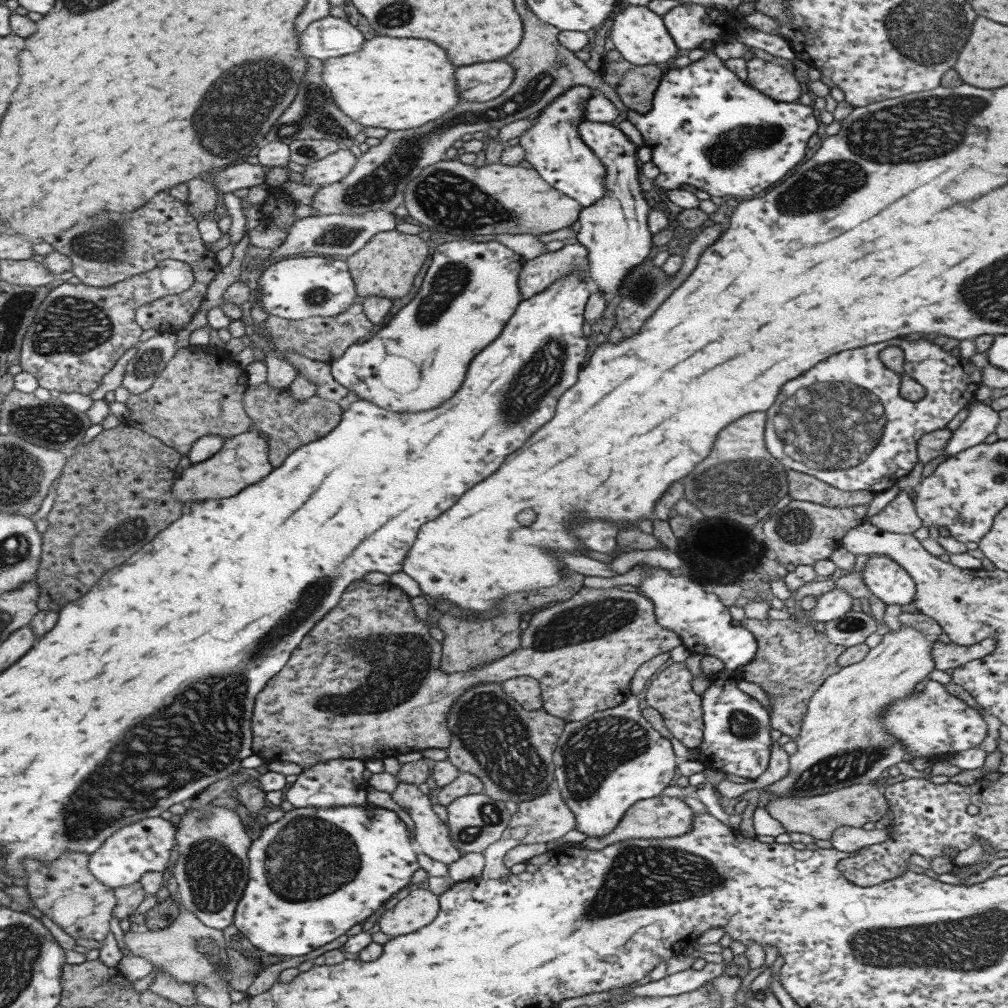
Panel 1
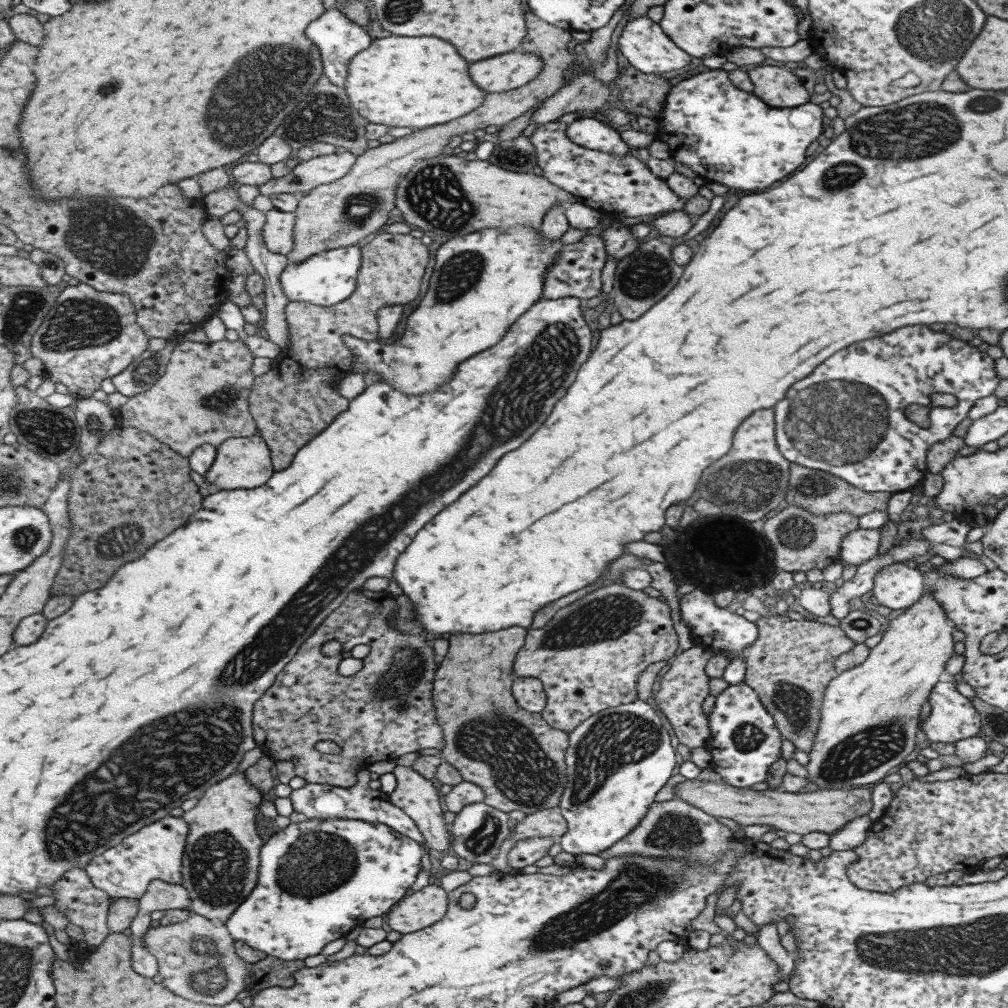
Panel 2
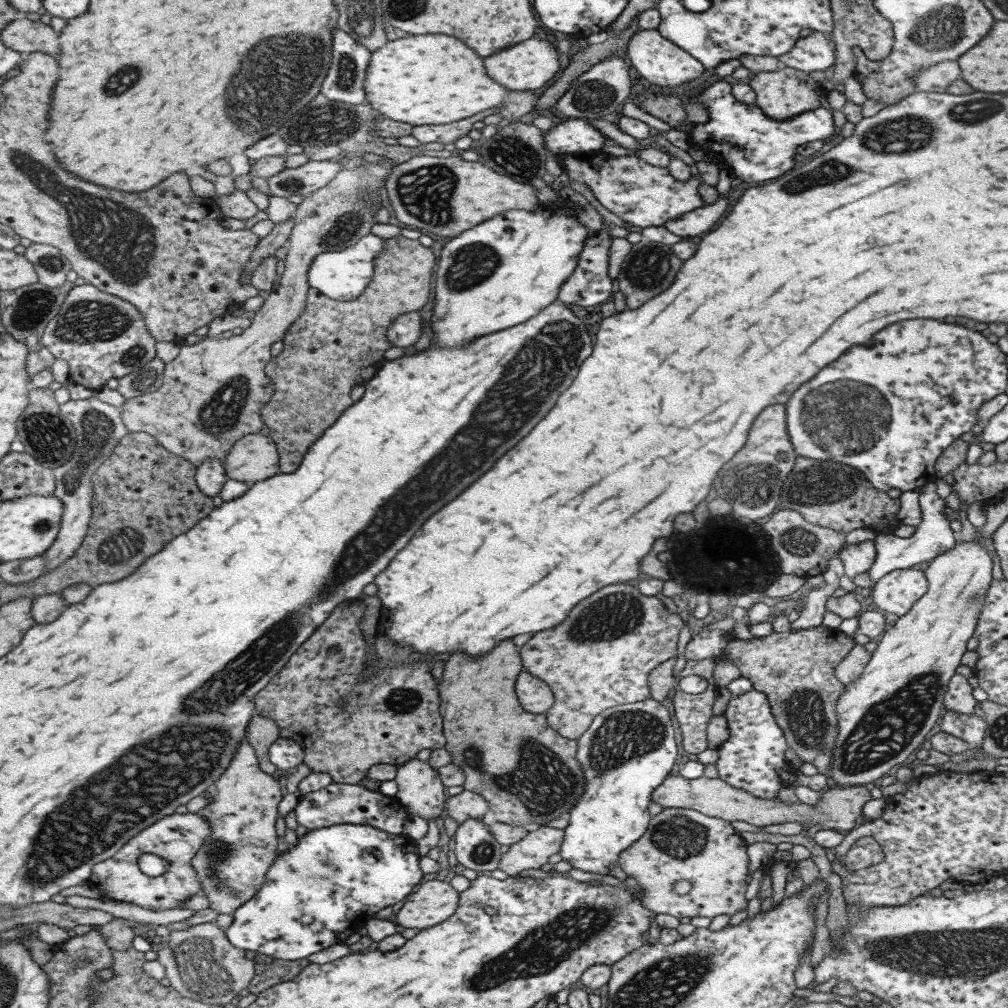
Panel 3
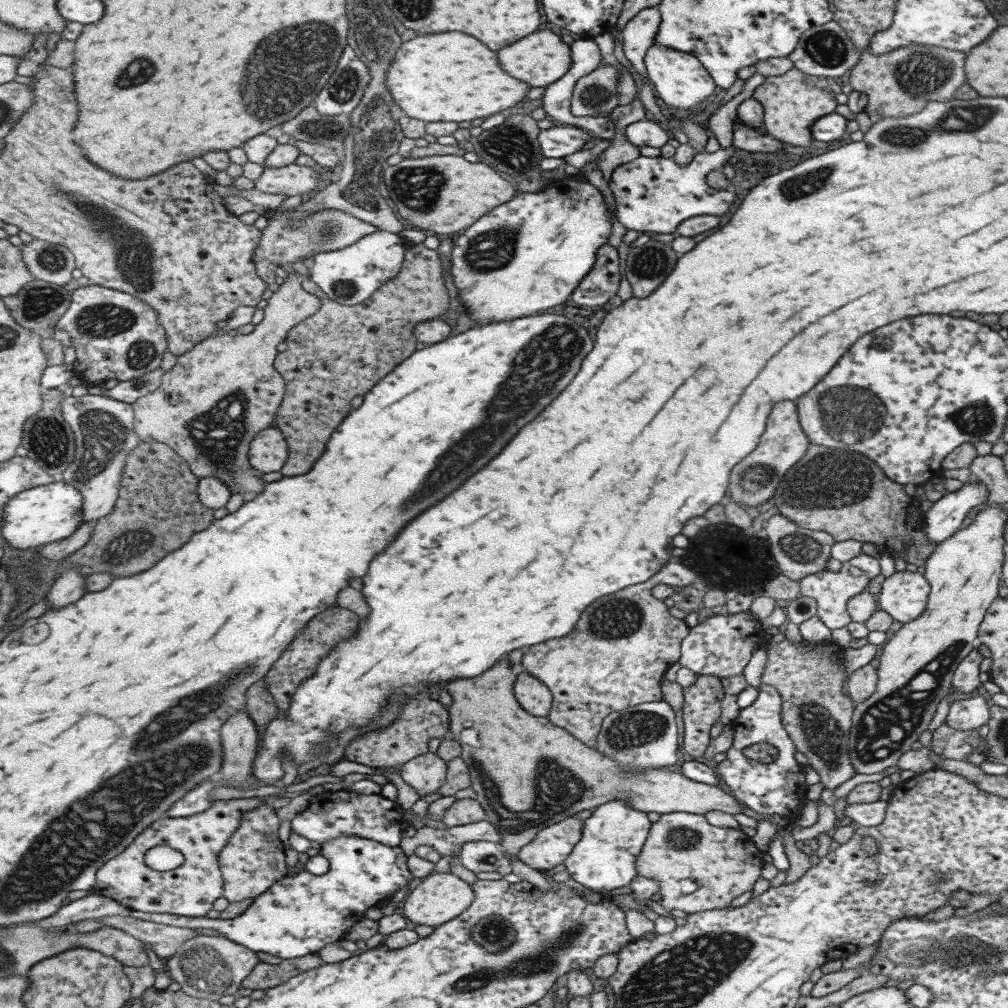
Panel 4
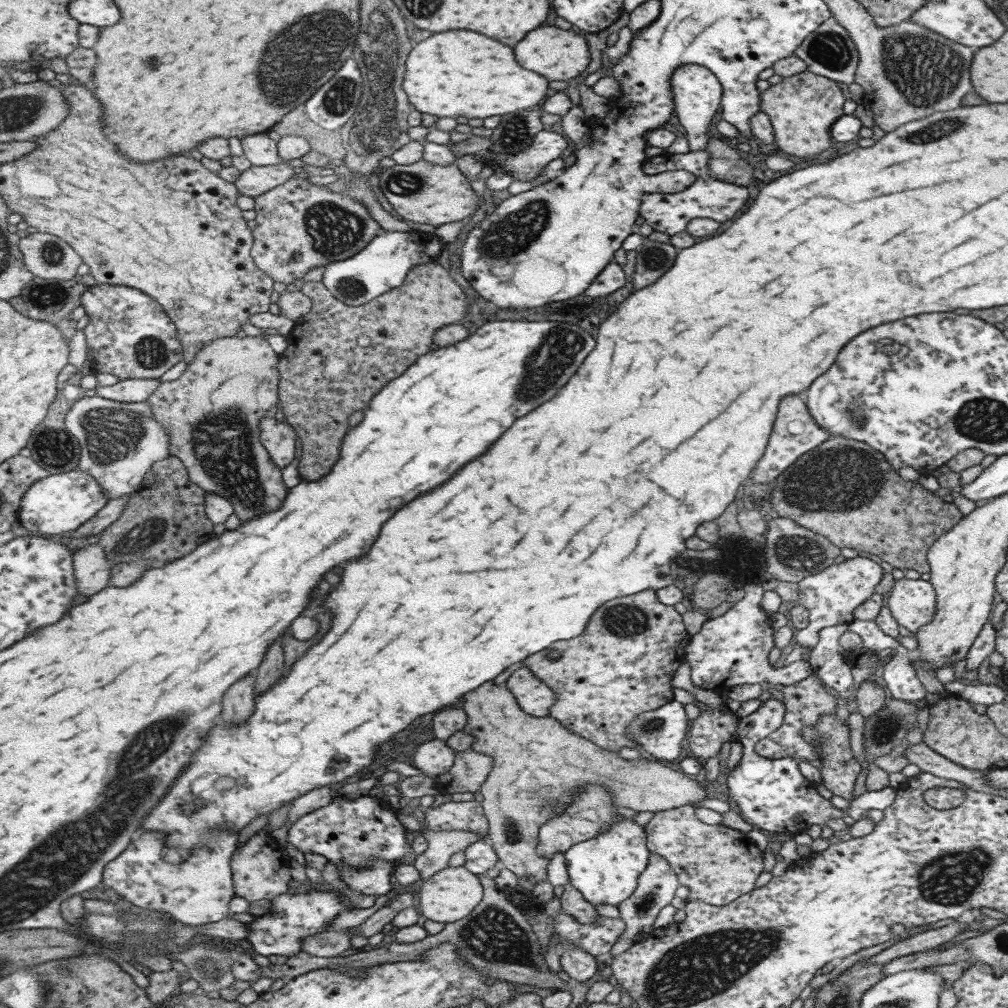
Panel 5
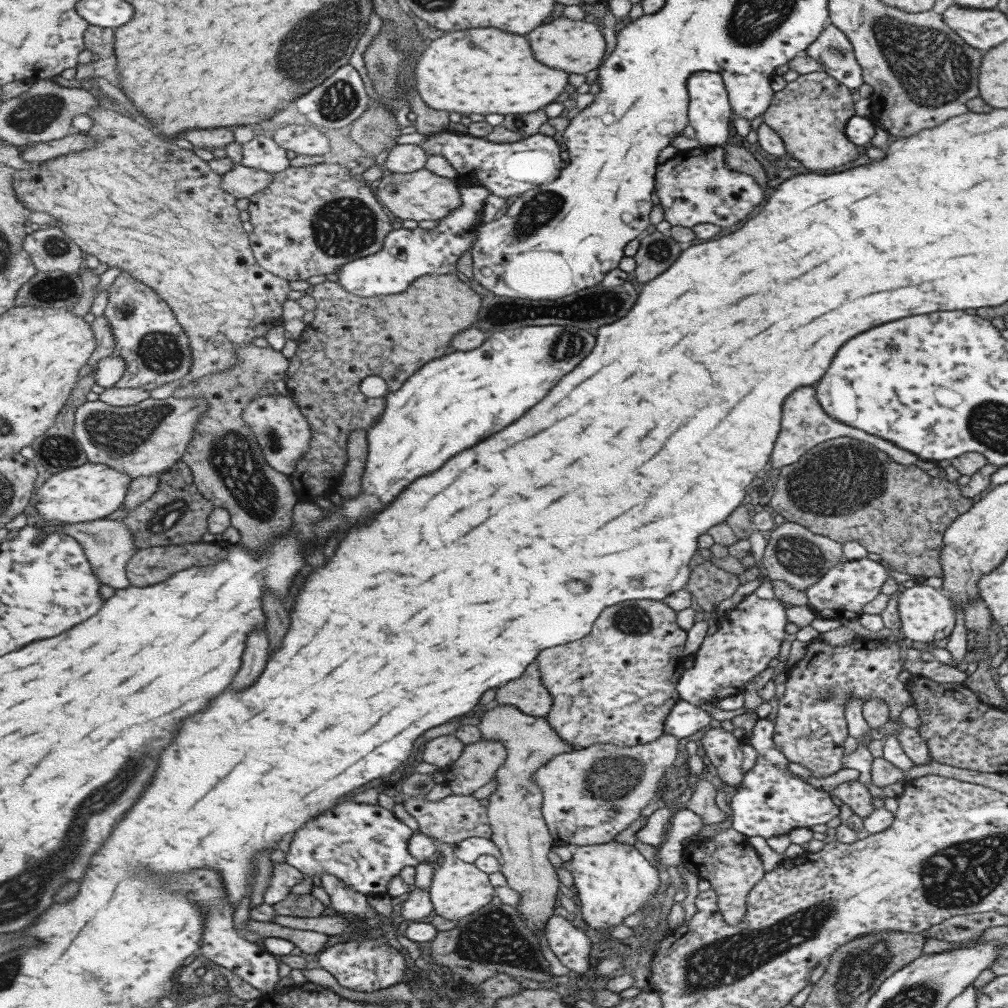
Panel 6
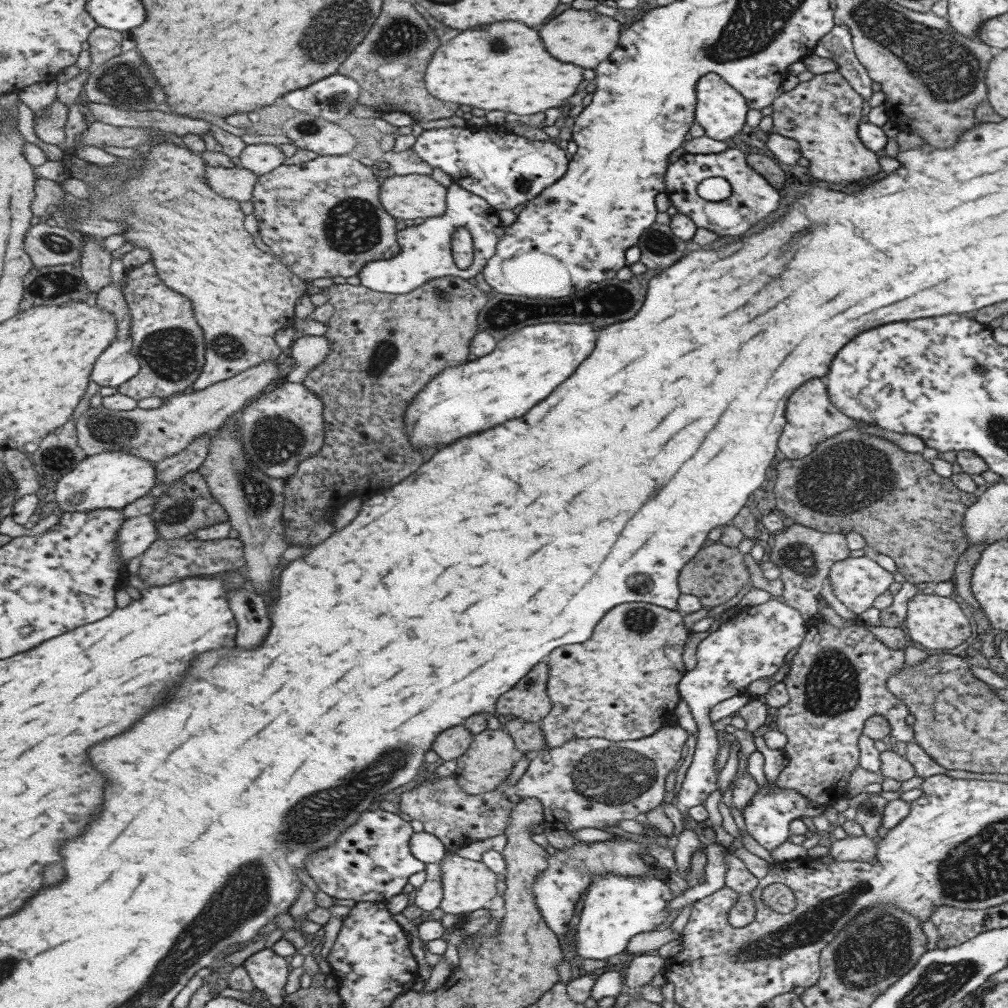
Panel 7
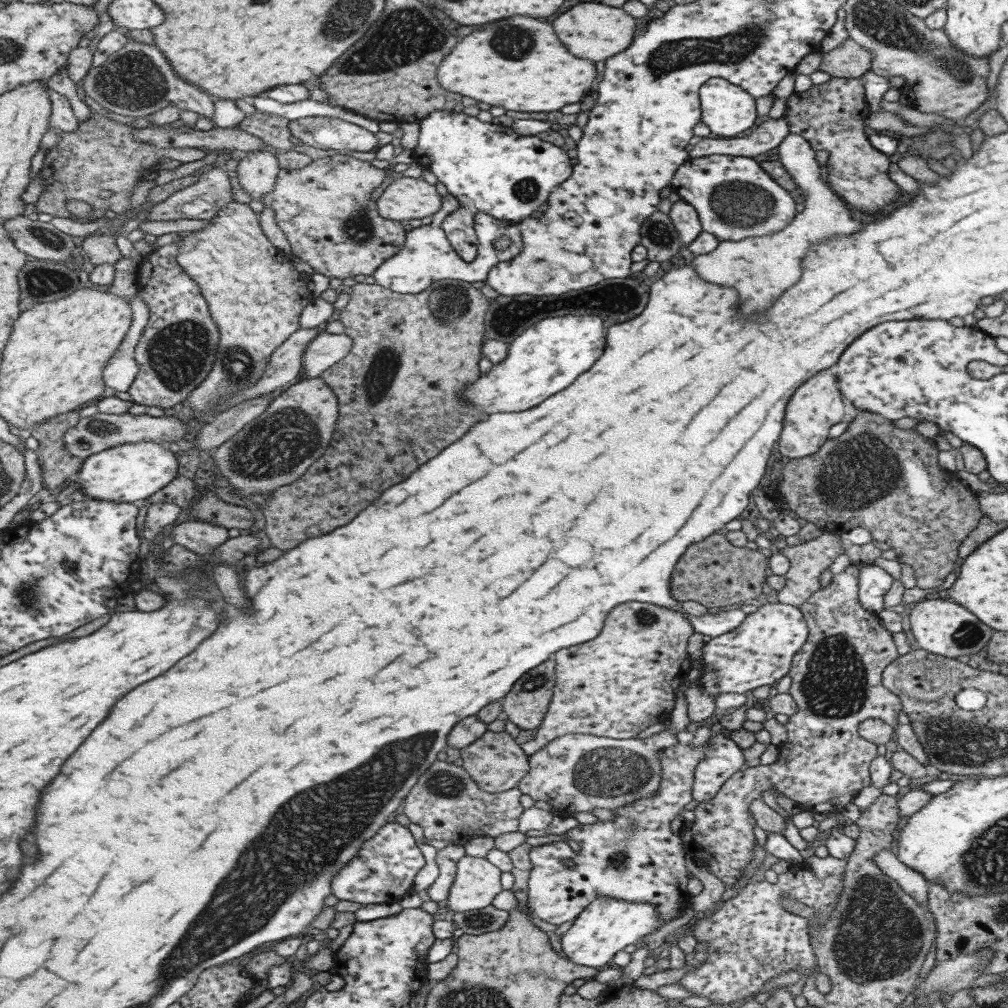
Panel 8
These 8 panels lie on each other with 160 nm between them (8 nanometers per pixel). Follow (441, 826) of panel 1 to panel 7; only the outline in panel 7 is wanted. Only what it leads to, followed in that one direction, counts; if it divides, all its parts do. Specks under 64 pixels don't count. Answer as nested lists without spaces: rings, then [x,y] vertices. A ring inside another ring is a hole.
[[[462,724],[455,725],[438,734],[433,739],[430,749],[443,761],[453,760],[467,750],[472,736]]]

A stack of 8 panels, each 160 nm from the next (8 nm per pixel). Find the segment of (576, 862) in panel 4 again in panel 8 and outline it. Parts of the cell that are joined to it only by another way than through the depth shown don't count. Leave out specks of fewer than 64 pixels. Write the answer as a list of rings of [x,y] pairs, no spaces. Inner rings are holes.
[[[599,897],[590,903],[560,936],[561,952],[565,954],[565,959],[579,966],[595,969],[605,966],[611,962],[615,952],[629,950],[642,936],[659,927],[657,912],[651,904],[629,904],[630,902],[617,901],[611,897]]]

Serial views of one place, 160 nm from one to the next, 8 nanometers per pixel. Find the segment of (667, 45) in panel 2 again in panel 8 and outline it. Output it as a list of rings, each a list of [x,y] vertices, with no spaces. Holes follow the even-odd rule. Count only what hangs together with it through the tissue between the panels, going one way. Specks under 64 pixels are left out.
[[[713,77],[704,82],[698,90],[700,121],[710,130],[711,136],[729,138],[745,134],[755,122],[756,106],[754,98],[729,81]]]

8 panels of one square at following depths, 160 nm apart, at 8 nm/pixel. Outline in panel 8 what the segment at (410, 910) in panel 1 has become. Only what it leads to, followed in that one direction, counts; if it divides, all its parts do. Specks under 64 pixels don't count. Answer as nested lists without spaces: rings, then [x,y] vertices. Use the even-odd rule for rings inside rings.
[[[461,857],[448,890],[447,910],[457,913],[490,906],[493,897],[501,891],[500,873],[484,858]]]

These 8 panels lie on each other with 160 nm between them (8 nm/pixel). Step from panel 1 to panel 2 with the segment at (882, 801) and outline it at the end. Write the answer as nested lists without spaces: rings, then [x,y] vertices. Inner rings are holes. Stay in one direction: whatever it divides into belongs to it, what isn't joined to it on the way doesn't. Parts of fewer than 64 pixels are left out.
[[[702,777],[695,780],[686,780],[685,782],[673,788],[675,798],[687,802],[689,806],[705,812],[708,816],[715,818],[727,818],[742,827],[750,825],[766,825],[786,833],[795,833],[805,835],[809,832],[821,832],[831,834],[837,829],[845,826],[847,822],[867,815],[870,811],[870,793],[869,790],[863,790],[861,787],[850,789],[817,789],[815,792],[807,793],[787,793],[778,790],[761,790],[755,792],[751,789],[741,789],[729,786],[723,782],[705,782]]]

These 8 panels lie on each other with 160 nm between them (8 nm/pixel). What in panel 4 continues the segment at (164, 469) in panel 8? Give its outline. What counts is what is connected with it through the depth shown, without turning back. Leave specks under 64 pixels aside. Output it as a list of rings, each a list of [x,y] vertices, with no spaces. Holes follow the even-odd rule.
[[[57,479],[47,486],[36,486],[16,494],[4,509],[3,534],[8,544],[19,550],[34,549],[37,546],[71,538],[83,524],[84,495],[79,487]]]

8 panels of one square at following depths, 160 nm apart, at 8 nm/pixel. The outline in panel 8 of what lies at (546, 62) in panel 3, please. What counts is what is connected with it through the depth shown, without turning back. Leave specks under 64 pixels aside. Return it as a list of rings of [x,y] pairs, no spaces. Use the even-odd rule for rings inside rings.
[[[581,1],[569,8],[553,20],[553,32],[563,42],[563,46],[577,58],[584,58],[591,62],[599,62],[612,57],[613,54],[625,50],[633,38],[635,18],[627,15],[619,7],[609,7],[600,2]]]

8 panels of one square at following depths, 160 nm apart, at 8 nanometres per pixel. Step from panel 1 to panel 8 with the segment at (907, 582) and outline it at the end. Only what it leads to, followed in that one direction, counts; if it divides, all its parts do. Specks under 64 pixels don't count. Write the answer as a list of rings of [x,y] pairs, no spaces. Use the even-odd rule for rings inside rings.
[[[938,596],[923,598],[921,601],[914,603],[908,620],[911,634],[913,634],[916,646],[919,649],[926,650],[927,653],[938,654],[939,657],[952,659],[957,656],[975,654],[979,650],[984,651],[991,635],[994,633],[992,628],[983,626],[965,608]]]

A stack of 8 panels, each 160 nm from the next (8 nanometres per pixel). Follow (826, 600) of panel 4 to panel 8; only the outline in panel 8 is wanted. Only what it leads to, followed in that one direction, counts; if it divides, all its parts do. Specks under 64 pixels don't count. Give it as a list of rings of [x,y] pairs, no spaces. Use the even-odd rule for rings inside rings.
[[[874,565],[859,566],[857,574],[857,604],[863,609],[878,613],[883,606],[883,597],[889,590],[892,578]]]

